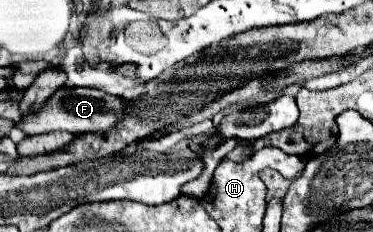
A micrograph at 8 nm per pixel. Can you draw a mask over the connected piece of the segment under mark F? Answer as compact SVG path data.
M61 87L43 107L43 111L35 115L27 115L25 121L19 121L17 127L25 135L41 135L41 133L53 133L53 131L69 131L73 135L77 133L105 133L105 129L113 129L121 117L125 117L125 99L113 97L109 93L101 93L99 89L89 87Z

